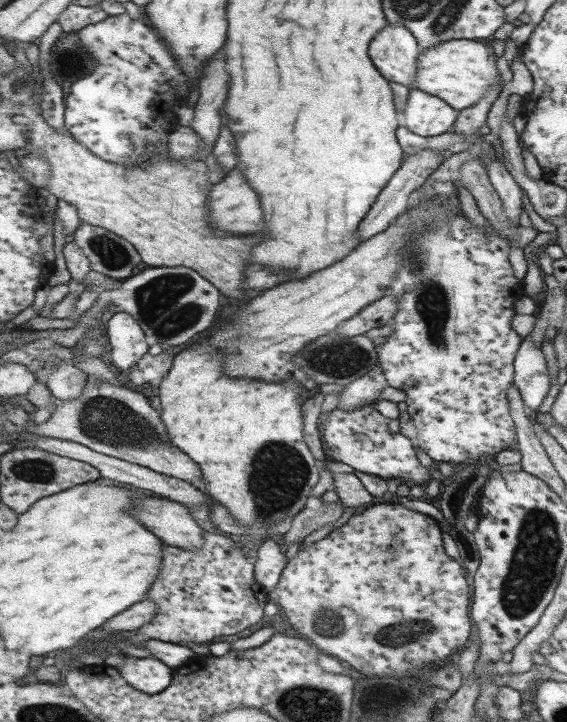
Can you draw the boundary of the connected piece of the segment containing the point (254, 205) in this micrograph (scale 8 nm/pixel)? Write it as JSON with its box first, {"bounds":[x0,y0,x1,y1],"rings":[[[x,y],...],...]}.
{"bounds":[210,168,264,236],"rings":[[[242,168],[231,171],[222,181],[214,185],[210,191],[210,224],[222,232],[222,236],[228,234],[250,234],[264,230],[264,210],[258,196],[258,190],[250,186],[249,177],[244,174]]]}

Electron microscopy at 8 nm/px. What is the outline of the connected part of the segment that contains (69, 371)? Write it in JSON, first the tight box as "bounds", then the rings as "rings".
{"bounds":[49,362,89,402],"rings":[[[66,362],[57,365],[49,376],[49,390],[57,402],[68,399],[80,399],[88,385],[89,375],[77,368],[75,364]]]}

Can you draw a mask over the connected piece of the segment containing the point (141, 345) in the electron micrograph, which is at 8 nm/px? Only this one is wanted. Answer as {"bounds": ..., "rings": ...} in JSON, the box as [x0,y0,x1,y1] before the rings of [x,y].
{"bounds":[109,310,150,370],"rings":[[[119,310],[109,322],[114,369],[132,370],[150,352],[144,327],[125,310]]]}

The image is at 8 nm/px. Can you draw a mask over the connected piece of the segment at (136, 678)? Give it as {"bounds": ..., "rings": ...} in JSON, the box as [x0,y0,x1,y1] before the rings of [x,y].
{"bounds":[119,655,174,695],"rings":[[[126,655],[124,663],[119,667],[134,688],[152,695],[163,693],[174,682],[174,670],[168,668],[168,664],[164,664],[163,660],[156,660],[156,658]]]}

